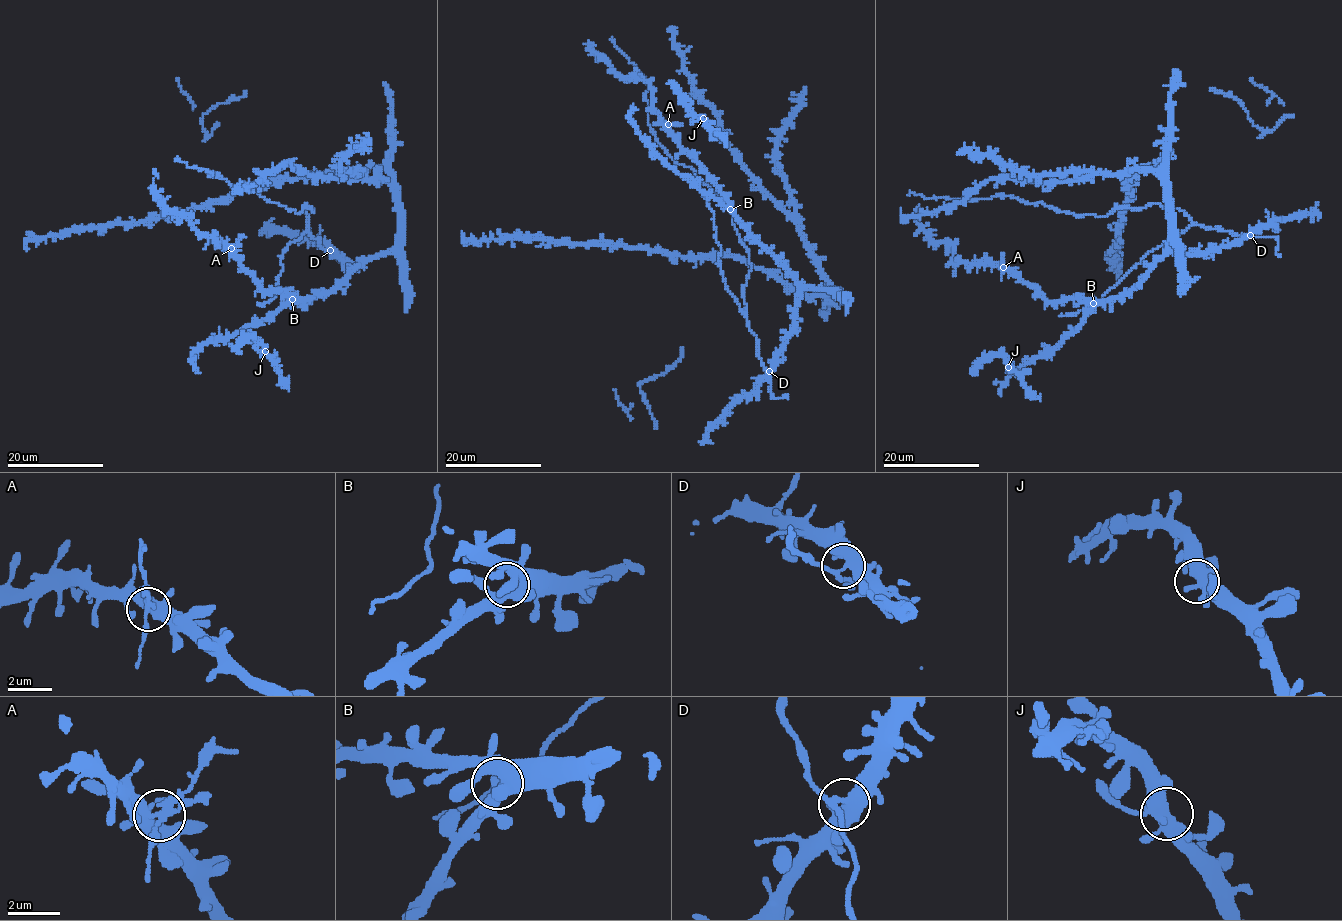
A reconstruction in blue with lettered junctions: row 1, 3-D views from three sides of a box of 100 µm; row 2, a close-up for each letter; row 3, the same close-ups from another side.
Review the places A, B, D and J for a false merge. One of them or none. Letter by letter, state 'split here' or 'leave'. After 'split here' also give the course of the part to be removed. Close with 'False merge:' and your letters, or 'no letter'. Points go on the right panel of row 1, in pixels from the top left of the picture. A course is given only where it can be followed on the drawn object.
A: split here | (1003, 268), (1003, 254)
B: leave
D: leave
J: leave
False merge: A

